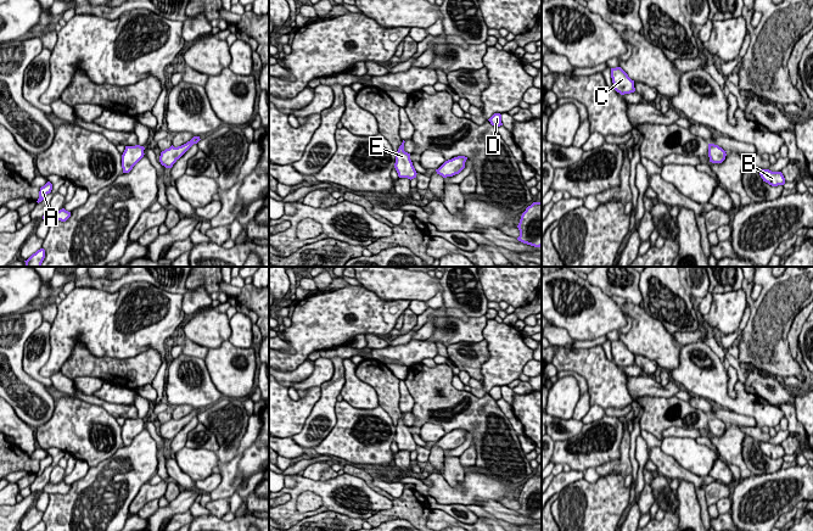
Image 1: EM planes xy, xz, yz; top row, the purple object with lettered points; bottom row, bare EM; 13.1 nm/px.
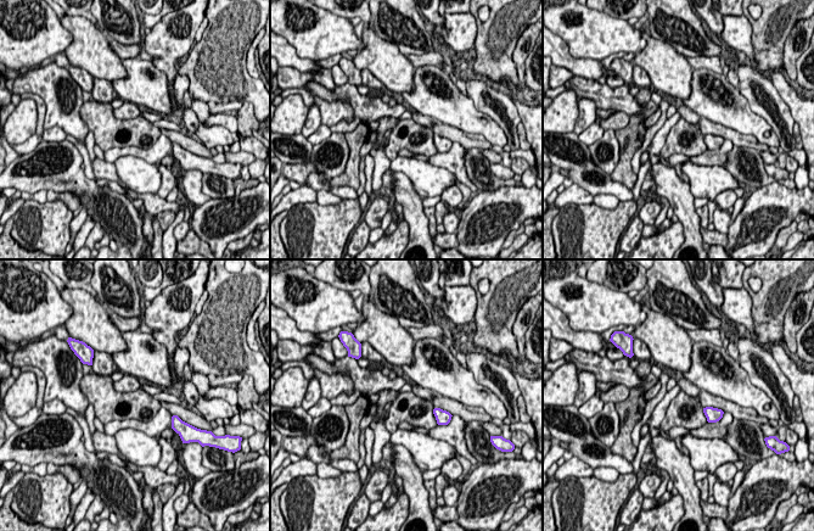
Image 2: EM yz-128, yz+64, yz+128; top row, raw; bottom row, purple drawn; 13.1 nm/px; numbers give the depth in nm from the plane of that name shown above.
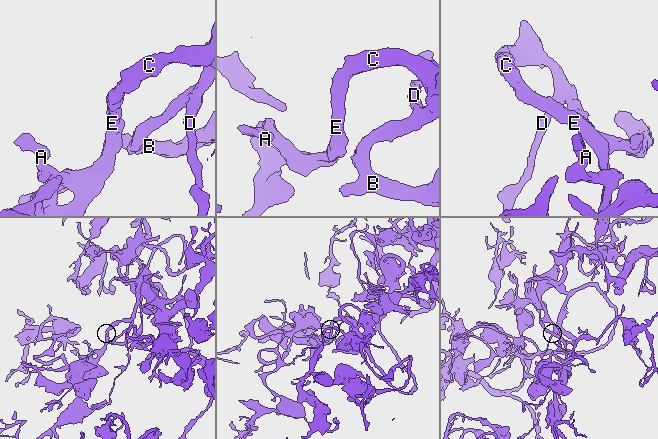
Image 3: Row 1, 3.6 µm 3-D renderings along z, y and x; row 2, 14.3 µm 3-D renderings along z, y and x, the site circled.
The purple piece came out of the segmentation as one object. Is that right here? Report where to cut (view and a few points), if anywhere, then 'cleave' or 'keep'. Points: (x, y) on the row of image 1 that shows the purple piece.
no cut | keep

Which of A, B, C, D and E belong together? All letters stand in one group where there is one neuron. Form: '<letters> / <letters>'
A B C D E

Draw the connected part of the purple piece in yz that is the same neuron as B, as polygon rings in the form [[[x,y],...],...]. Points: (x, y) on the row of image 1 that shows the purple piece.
[[[758,169],[763,181],[768,183],[772,186],[784,185],[785,178],[781,172],[772,172],[769,169]]]

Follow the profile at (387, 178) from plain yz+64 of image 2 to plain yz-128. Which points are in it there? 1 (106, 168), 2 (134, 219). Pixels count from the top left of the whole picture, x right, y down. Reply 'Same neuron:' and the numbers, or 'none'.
Same neuron: 1

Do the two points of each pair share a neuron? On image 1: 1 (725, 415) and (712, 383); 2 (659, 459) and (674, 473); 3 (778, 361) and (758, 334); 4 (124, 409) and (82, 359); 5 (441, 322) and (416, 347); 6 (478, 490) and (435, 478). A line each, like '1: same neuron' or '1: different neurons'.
1: different neurons
2: same neuron
3: same neuron
4: different neurons
5: different neurons
6: same neuron

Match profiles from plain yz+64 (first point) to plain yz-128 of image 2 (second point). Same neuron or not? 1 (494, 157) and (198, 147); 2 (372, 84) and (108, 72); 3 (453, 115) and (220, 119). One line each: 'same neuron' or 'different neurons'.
1: same neuron
2: different neurons
3: different neurons

